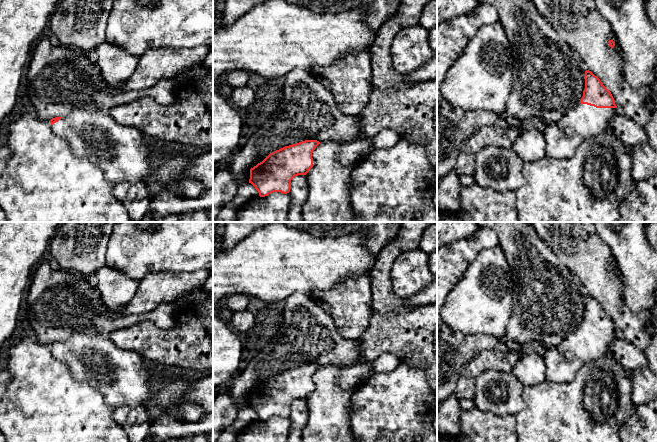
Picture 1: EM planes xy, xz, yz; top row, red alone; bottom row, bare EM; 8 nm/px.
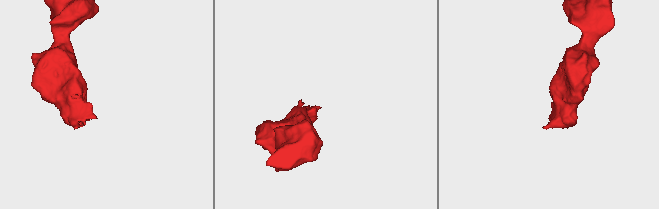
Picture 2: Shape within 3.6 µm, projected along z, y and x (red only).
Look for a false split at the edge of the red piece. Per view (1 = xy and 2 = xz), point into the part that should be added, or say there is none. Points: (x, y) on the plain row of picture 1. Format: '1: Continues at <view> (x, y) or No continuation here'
1: Continues at xy (123, 377)
2: No continuation here

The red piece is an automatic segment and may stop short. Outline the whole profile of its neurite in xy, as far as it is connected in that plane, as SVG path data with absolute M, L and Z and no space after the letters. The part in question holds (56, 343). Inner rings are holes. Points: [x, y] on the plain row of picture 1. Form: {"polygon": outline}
{"polygon": "M74 333L65 341L50 344L53 356L65 363L73 377L99 391L114 408L121 405L147 405L151 398L152 368L141 355L116 346L109 336Z"}

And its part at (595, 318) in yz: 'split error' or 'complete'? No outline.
split error

